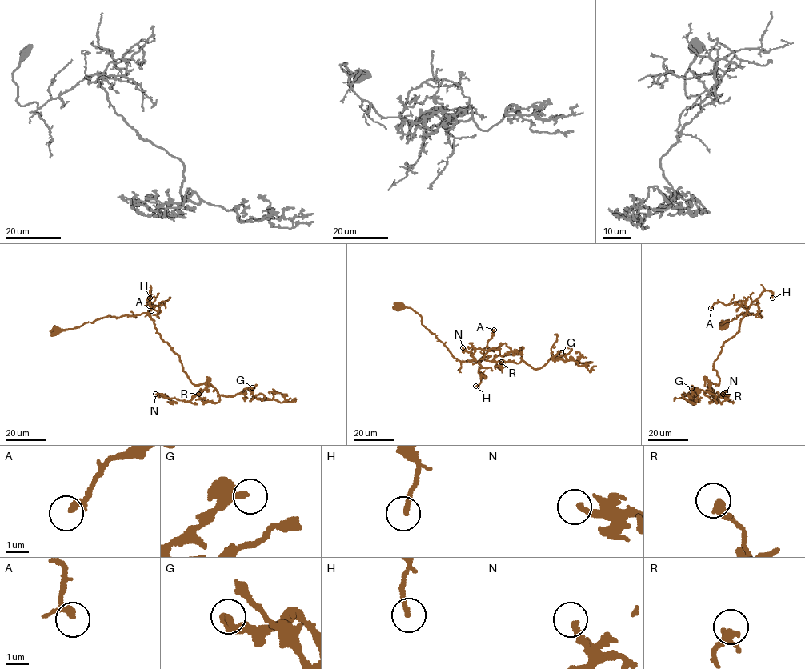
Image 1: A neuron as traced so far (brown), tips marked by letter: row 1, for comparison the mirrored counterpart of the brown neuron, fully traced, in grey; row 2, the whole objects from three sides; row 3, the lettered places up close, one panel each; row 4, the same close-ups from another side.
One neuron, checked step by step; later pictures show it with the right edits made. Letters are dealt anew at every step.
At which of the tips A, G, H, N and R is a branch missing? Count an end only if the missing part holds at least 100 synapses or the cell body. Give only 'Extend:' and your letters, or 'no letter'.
Extend: no letter

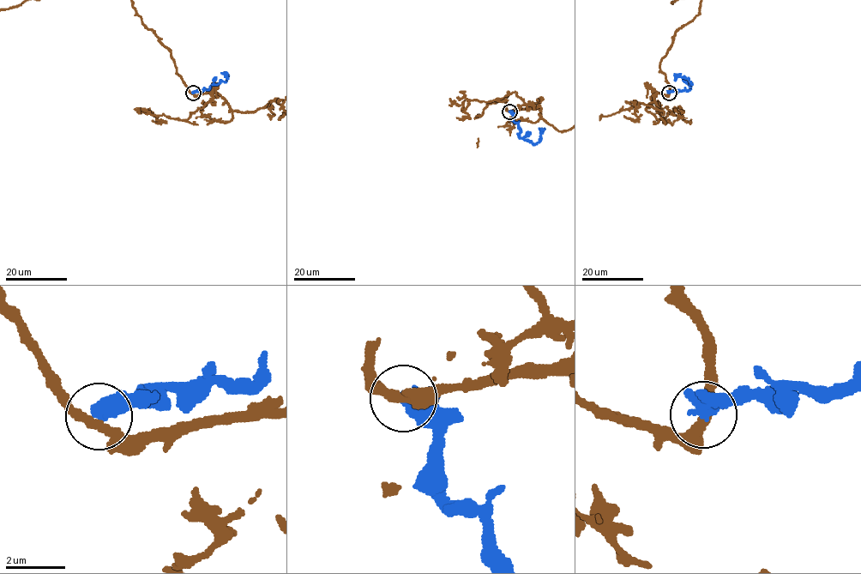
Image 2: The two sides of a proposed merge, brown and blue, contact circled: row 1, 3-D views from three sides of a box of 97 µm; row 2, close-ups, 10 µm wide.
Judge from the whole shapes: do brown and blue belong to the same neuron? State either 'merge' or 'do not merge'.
do not merge

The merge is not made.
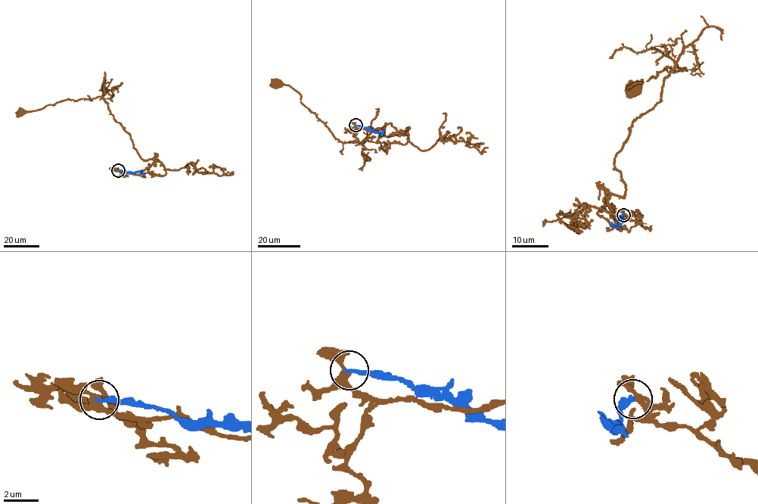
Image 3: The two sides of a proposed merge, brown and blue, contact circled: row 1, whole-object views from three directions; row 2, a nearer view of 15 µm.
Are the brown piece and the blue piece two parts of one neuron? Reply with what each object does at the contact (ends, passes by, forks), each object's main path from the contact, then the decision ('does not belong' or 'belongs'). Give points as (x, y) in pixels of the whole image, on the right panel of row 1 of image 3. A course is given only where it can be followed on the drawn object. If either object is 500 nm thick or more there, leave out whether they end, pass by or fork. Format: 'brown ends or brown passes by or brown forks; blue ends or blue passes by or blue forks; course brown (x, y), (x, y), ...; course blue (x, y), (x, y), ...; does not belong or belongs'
brown forks; blue ends; course brown (623, 214), (616, 225), (597, 213), (610, 193), (624, 196), (615, 154), (663, 79), (686, 68), (633, 88); course blue (623, 214), (620, 215), (617, 226), (610, 224); does not belong

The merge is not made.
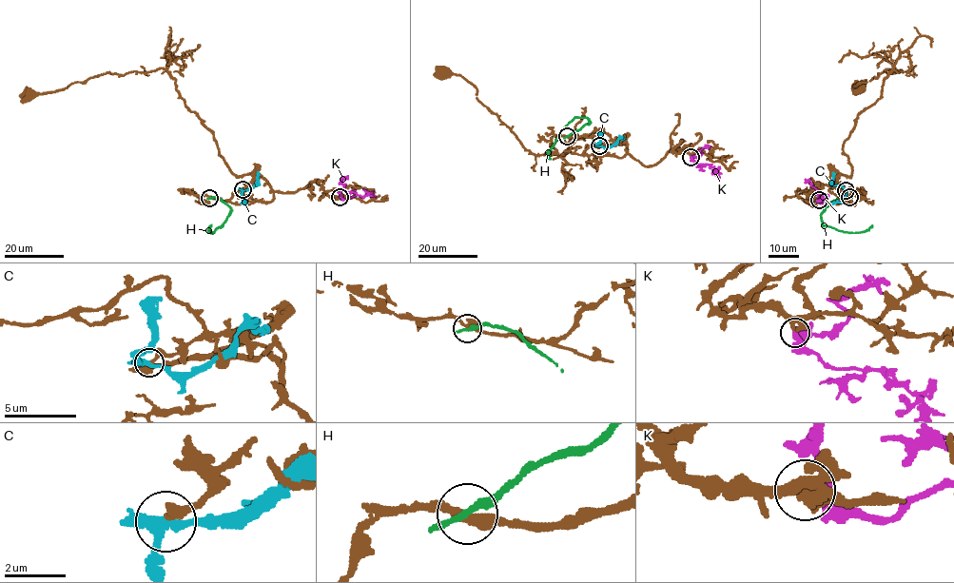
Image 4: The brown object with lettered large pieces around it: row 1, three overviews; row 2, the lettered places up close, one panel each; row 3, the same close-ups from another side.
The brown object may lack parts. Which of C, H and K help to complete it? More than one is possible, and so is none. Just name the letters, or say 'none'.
K

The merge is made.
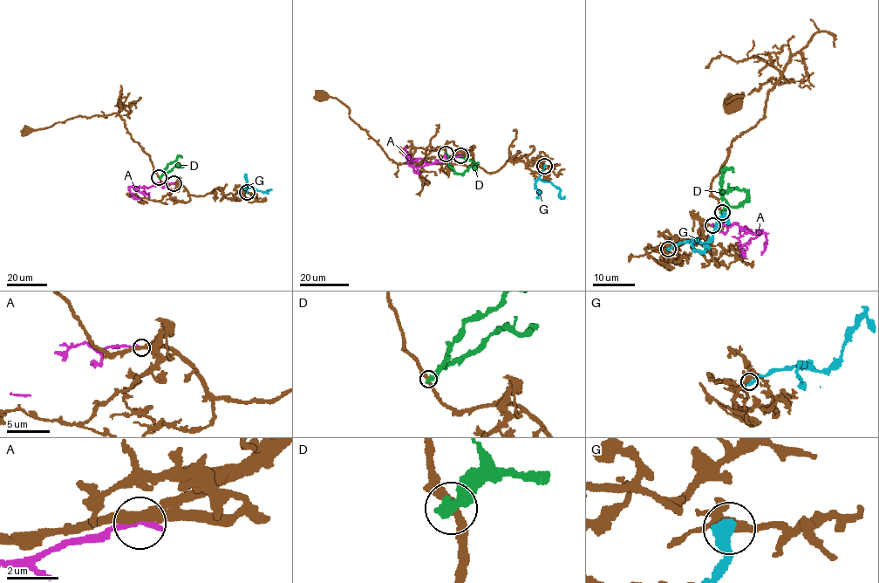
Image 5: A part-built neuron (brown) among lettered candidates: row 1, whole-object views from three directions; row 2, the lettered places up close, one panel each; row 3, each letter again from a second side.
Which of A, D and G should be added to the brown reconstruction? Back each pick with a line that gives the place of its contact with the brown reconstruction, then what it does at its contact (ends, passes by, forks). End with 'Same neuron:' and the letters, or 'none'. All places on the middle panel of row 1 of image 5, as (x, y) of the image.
Same neuron: none

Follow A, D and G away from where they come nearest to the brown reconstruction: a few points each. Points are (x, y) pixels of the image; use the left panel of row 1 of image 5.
A: (173, 183), (158, 182), (148, 188), (128, 187), (130, 192), (141, 200)
D: (159, 177), (175, 166), (184, 165)
G: (247, 192), (245, 188), (253, 188), (268, 192), (271, 189)

